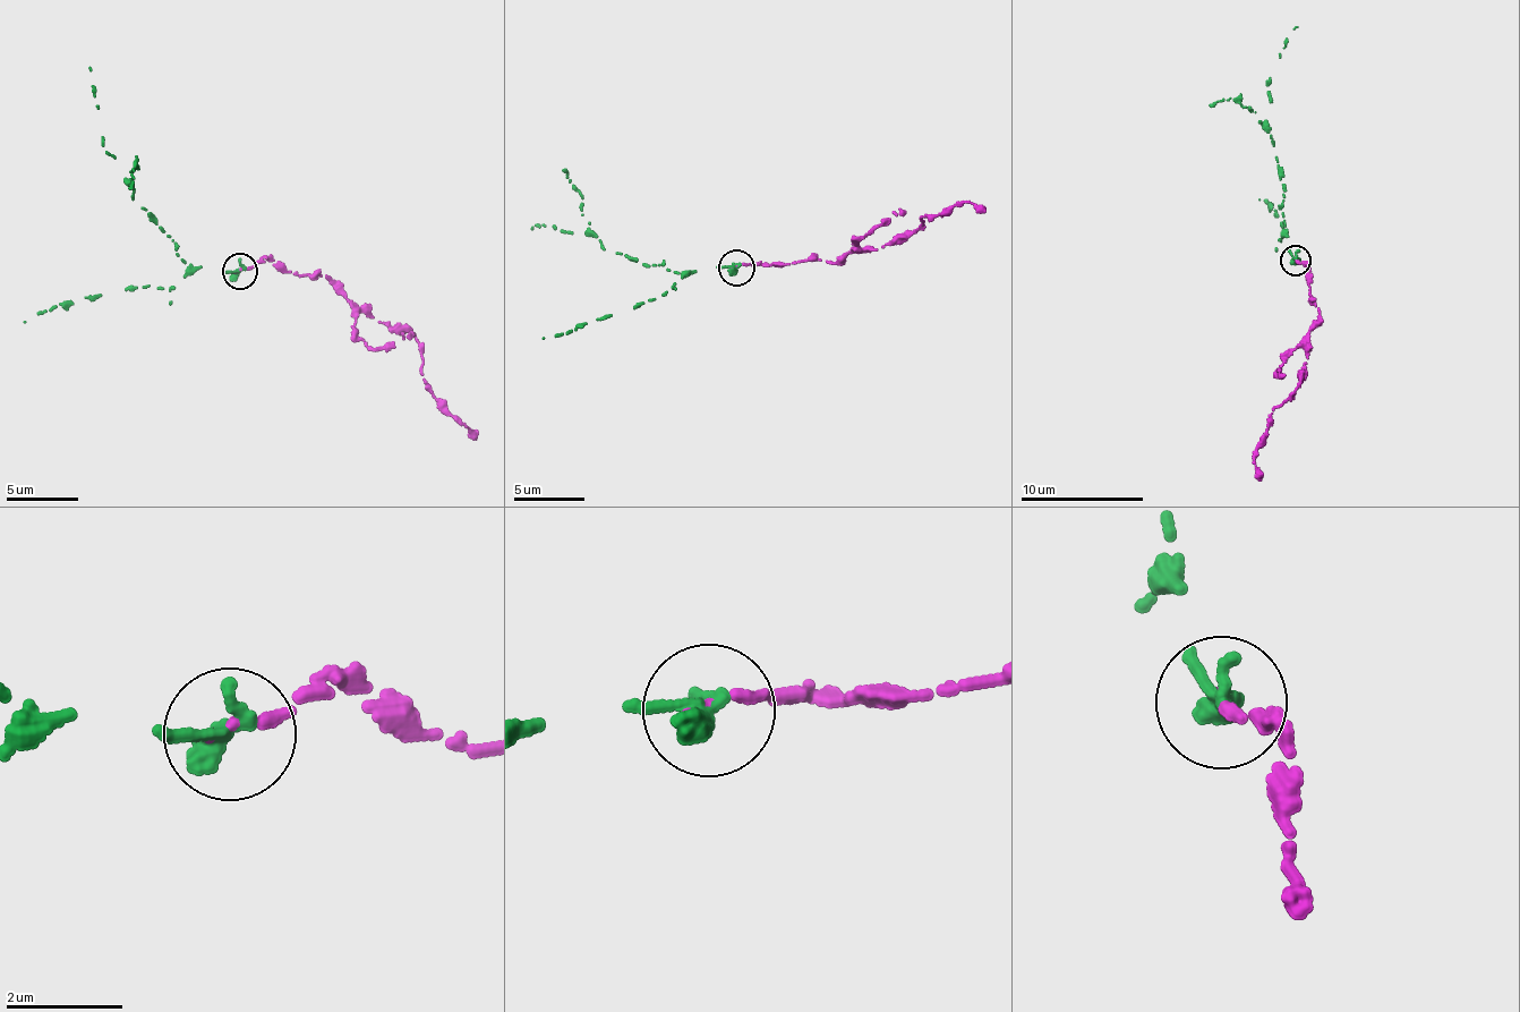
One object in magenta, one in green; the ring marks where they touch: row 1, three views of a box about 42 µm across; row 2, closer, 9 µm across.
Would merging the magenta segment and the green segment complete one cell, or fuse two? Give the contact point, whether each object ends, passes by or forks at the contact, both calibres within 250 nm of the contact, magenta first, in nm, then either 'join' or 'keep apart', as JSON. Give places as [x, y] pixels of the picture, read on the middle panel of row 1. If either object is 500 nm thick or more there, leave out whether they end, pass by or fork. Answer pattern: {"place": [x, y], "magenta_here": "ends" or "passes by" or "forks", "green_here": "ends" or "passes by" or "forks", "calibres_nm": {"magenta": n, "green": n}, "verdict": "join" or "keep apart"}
{"place": [736, 268], "calibres_nm": {"magenta": 180, "green": 500}, "verdict": "keep apart"}

